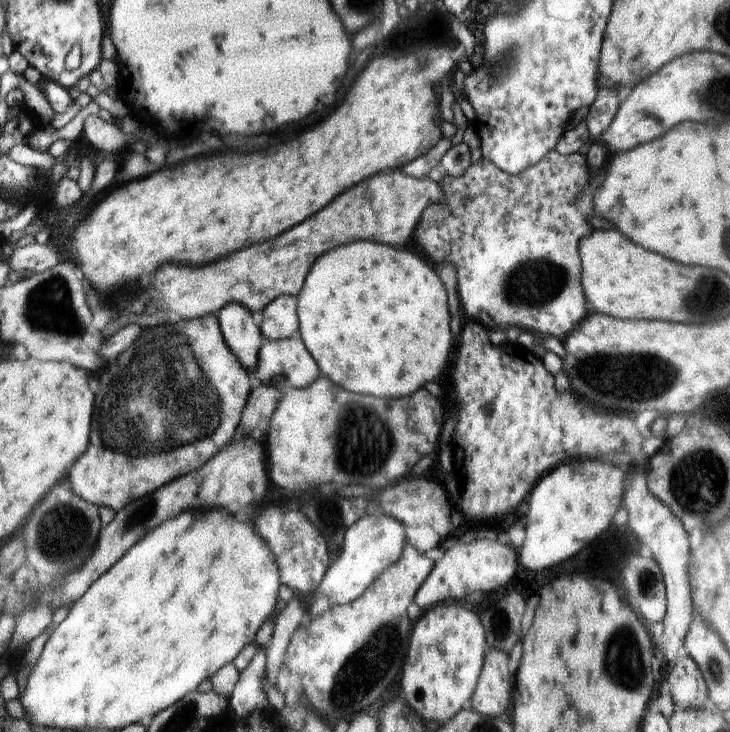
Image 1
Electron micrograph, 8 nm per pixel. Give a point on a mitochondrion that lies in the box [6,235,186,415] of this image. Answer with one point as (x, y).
(45, 304)

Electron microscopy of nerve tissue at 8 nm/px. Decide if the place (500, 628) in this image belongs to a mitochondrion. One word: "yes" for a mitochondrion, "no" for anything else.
yes

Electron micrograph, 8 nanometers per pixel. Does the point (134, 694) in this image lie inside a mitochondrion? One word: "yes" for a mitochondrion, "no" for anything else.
no

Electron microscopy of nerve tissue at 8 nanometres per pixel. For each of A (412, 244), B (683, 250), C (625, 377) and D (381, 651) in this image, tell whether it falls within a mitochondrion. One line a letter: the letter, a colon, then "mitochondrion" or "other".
A: other
B: other
C: mitochondrion
D: mitochondrion

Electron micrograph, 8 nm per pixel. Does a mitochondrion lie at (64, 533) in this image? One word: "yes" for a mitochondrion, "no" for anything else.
yes

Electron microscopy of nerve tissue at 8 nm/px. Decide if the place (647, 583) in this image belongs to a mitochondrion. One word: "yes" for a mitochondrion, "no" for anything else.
yes

